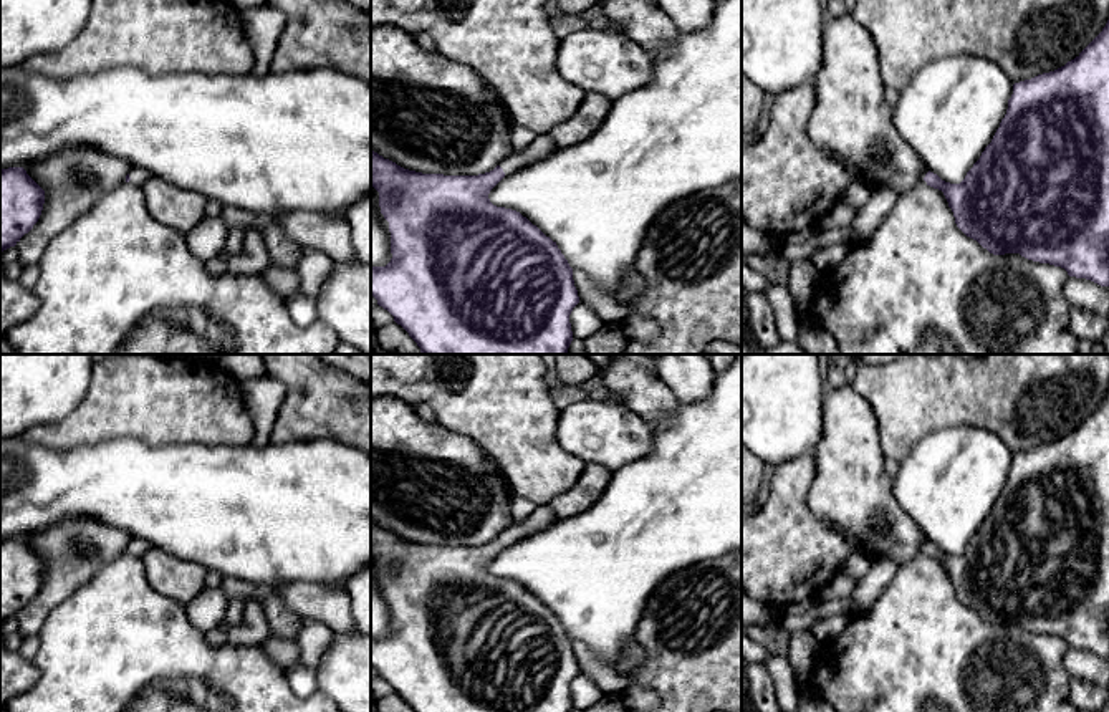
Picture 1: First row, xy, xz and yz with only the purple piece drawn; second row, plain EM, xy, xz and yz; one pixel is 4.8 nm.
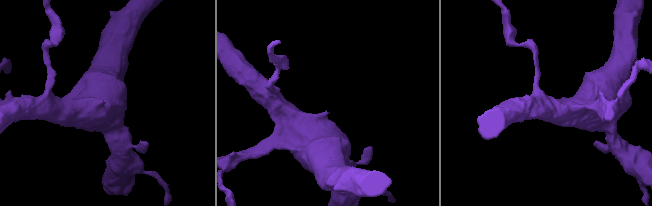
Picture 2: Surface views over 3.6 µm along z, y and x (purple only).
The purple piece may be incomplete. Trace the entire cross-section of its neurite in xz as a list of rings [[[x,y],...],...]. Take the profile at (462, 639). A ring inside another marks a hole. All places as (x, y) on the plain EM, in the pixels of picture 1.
[[[550,503],[538,505],[528,518],[513,522],[493,541],[478,546],[422,545],[404,540],[371,520],[371,556],[379,563],[381,585],[389,593],[392,624],[392,629],[386,637],[371,637],[371,667],[374,667],[377,676],[394,687],[394,692],[401,695],[414,712],[573,712],[569,686],[579,674],[578,661],[573,651],[573,639],[558,619],[556,613],[546,608],[526,588],[516,581],[497,578],[488,570],[490,561],[505,546],[548,527],[554,520],[556,513]]]

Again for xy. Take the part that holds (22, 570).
[[[23,538],[0,541],[0,624],[33,599],[43,575],[45,561]]]

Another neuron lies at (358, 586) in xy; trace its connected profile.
[[[371,565],[358,570],[346,583],[351,614],[359,633],[371,633]]]

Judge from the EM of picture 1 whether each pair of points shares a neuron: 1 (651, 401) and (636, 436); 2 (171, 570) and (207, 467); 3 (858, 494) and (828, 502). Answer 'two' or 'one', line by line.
1: two
2: two
3: one

